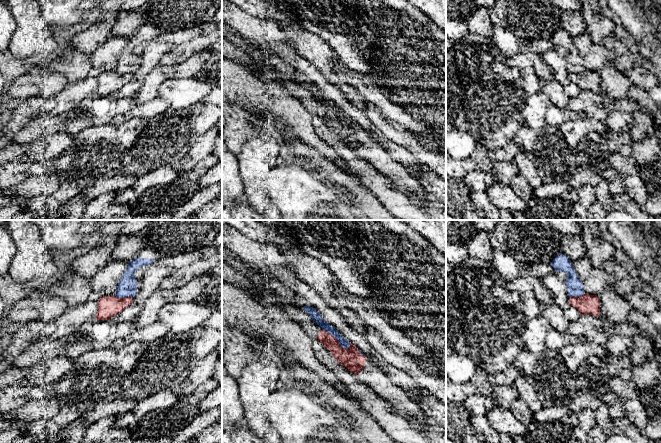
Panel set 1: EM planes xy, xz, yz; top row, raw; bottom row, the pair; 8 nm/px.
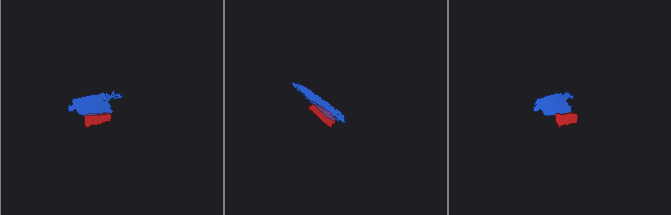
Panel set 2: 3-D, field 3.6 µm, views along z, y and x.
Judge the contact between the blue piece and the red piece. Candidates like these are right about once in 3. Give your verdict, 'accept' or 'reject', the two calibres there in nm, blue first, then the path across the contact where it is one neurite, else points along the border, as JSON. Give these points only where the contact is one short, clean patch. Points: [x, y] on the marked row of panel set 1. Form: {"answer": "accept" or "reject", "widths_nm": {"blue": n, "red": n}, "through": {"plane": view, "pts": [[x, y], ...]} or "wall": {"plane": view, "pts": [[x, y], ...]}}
{"answer": "reject", "widths_nm": {"blue": 70, "red": 170}, "wall": {"plane": "xz", "pts": [[323, 329], [329, 332], [343, 347], [350, 347]]}}

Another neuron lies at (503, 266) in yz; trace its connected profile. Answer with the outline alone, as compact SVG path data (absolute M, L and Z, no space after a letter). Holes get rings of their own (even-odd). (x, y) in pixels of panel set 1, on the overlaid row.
M494 252L491 263L506 283L520 276L522 265L508 253Z

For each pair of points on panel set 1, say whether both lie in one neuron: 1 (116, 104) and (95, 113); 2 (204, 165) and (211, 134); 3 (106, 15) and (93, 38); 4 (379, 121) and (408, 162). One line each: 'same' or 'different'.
1: same
2: different
3: same
4: different

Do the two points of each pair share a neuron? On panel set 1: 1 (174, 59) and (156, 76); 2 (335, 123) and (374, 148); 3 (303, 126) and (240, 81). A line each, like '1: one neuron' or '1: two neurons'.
1: two neurons
2: one neuron
3: one neuron

